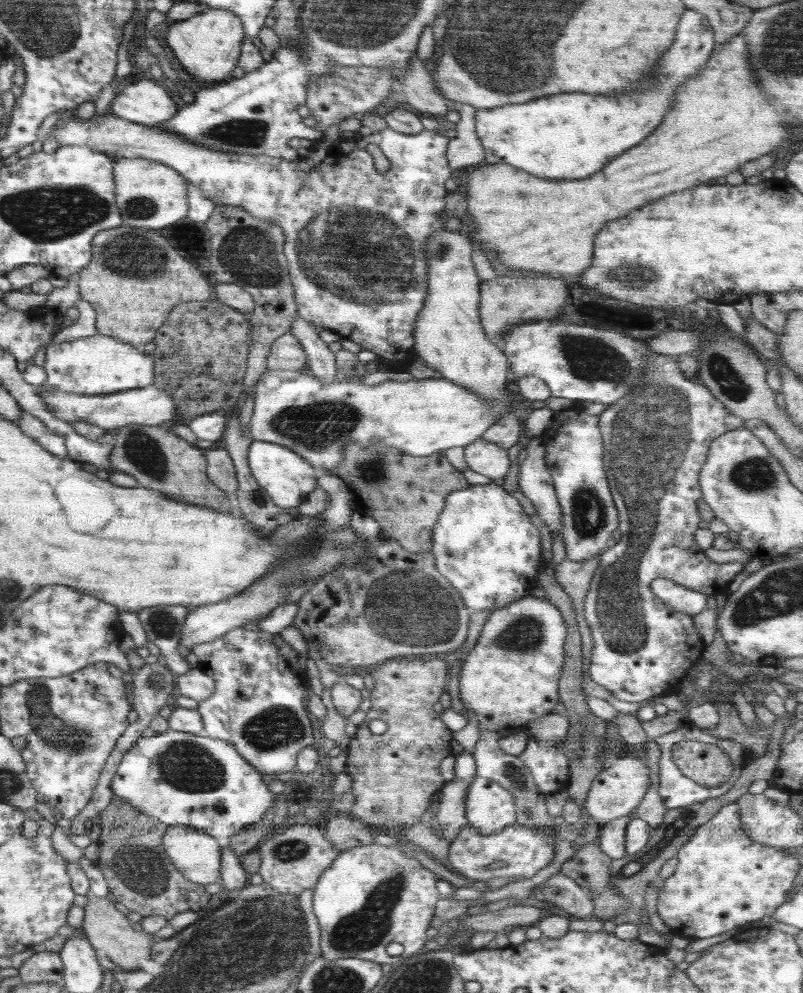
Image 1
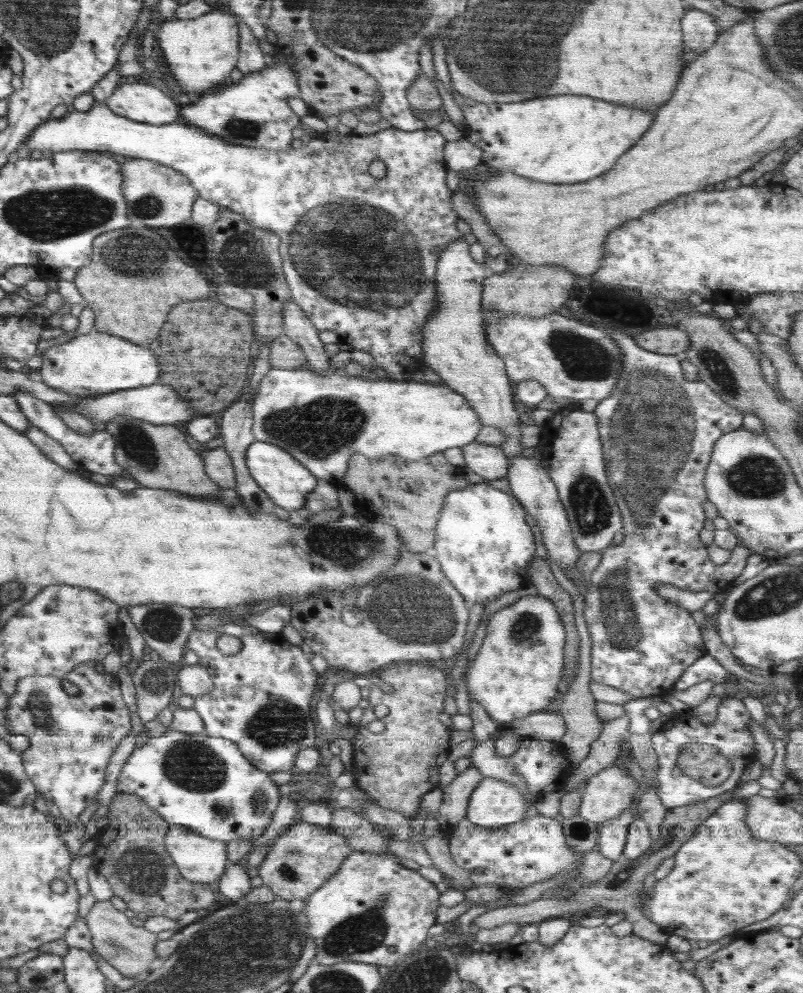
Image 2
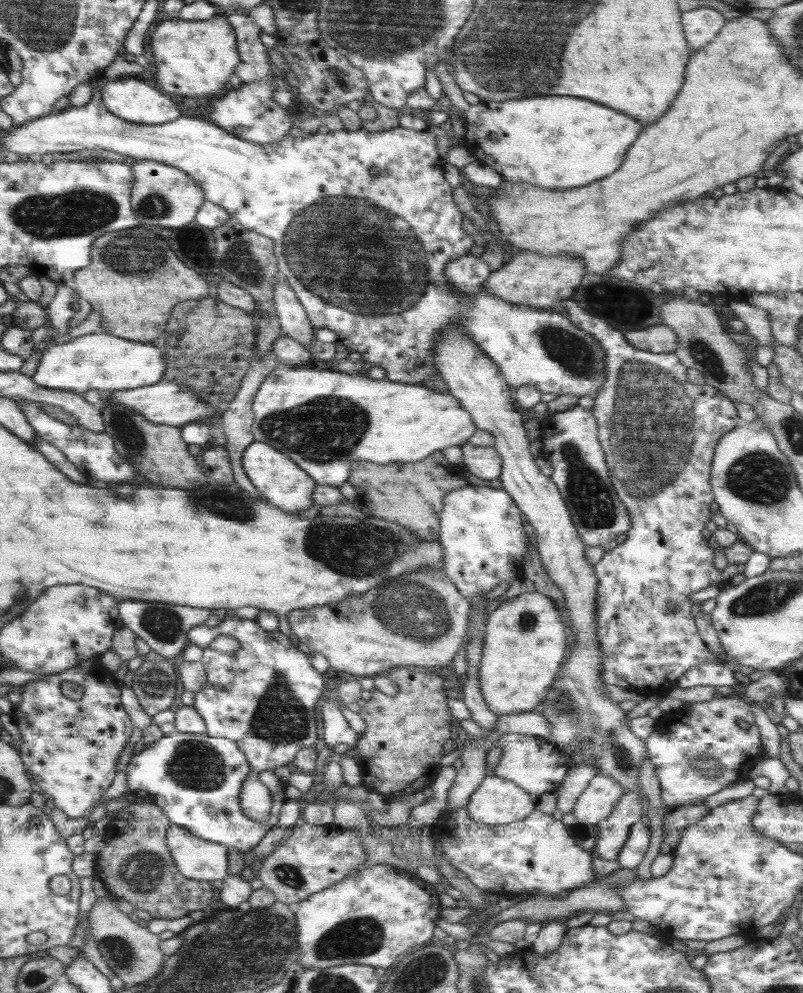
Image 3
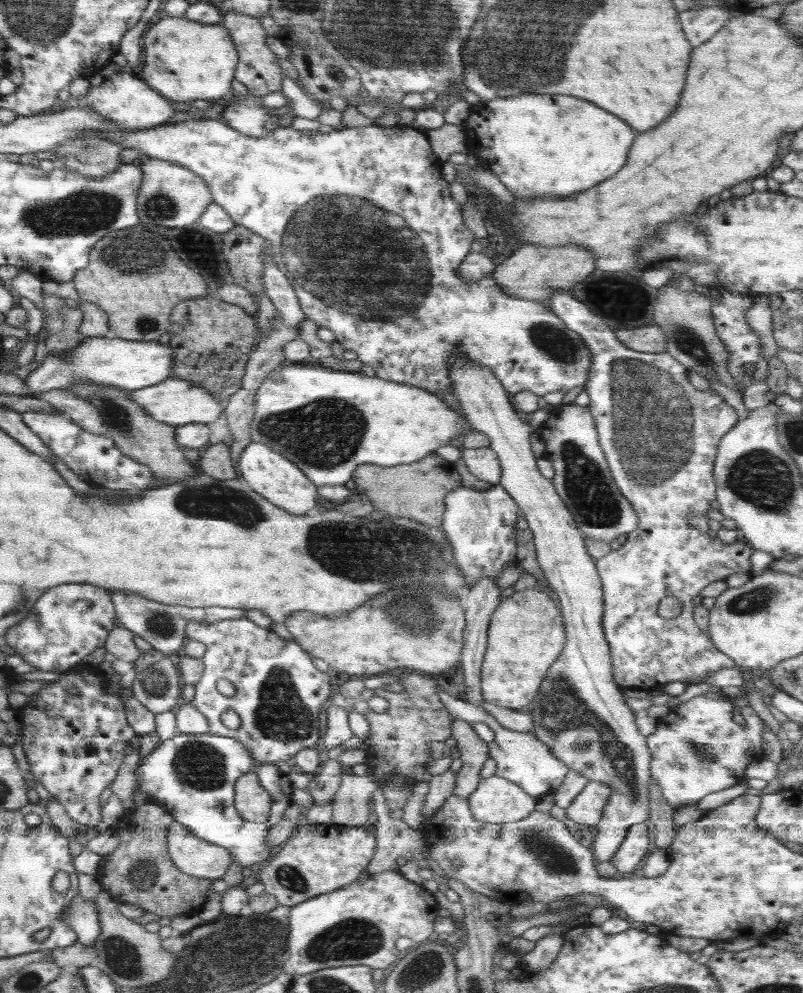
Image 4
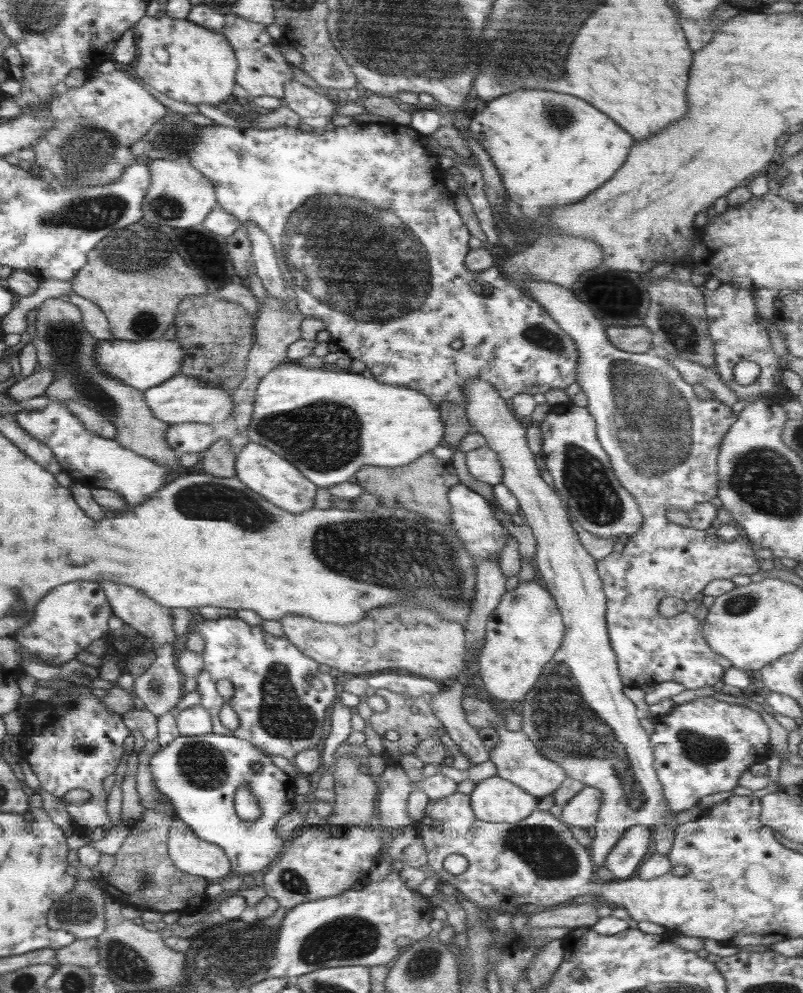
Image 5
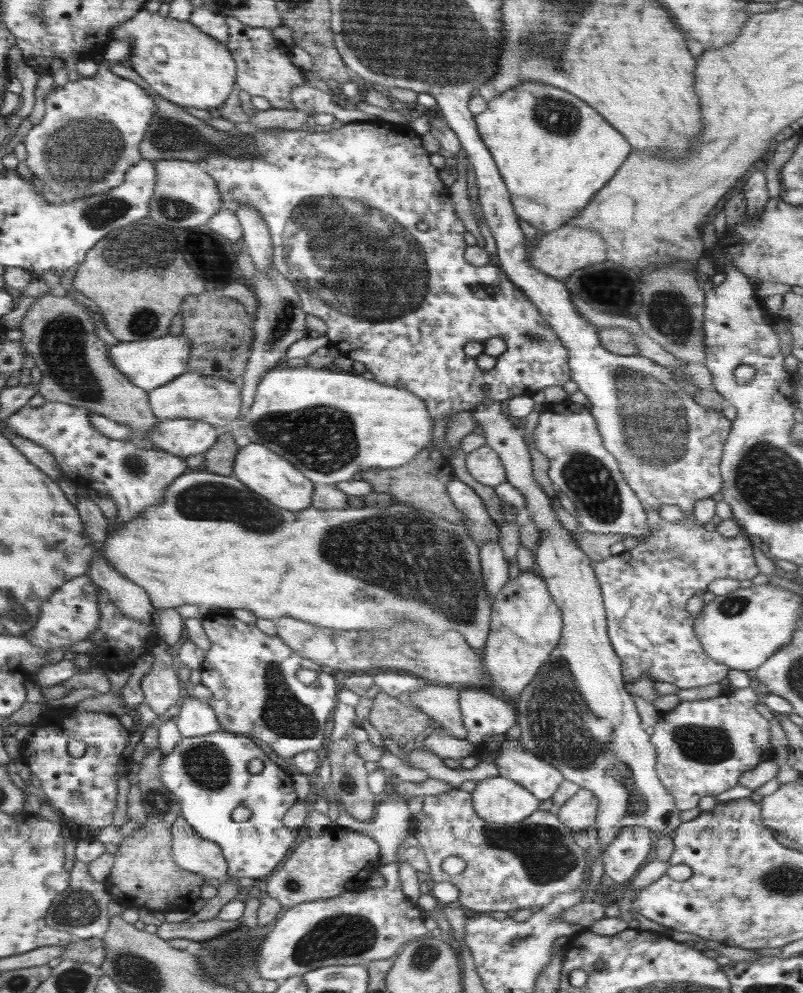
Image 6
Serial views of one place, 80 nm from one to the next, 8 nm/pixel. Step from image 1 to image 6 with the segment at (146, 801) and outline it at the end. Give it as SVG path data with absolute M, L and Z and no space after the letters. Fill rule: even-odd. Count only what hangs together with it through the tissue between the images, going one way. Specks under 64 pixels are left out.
M218 731L194 738L182 738L176 748L160 760L158 776L161 783L167 787L177 799L181 808L181 816L191 824L192 828L204 838L217 842L222 848L224 858L229 868L227 876L232 880L239 878L266 878L281 862L284 862L290 850L303 836L303 829L288 829L282 825L282 818L287 810L299 798L294 791L292 775L284 768L274 764L251 738ZM258 759L264 764L260 773L252 774L248 771L248 763ZM240 804L250 809L252 817L246 821L237 822L233 817L233 810Z

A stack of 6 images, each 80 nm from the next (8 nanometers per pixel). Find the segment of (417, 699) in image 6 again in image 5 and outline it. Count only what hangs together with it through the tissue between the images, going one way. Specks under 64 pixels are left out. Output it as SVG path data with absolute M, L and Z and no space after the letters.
M456 679L440 693L432 696L430 708L442 722L450 738L460 747L462 755L470 761L471 767L489 760L489 747L482 743L479 733L468 724L463 711L463 679Z

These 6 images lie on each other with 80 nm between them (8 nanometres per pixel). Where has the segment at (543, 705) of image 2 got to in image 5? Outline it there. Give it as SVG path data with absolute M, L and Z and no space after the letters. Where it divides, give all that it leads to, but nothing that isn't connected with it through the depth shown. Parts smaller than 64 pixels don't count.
M538 578L520 583L516 588L505 591L500 597L498 606L490 613L485 628L485 644L479 654L479 674L486 693L502 705L516 708L524 701L526 694L532 691L540 678L542 669L553 659L554 653L563 643L567 626L555 600Z

